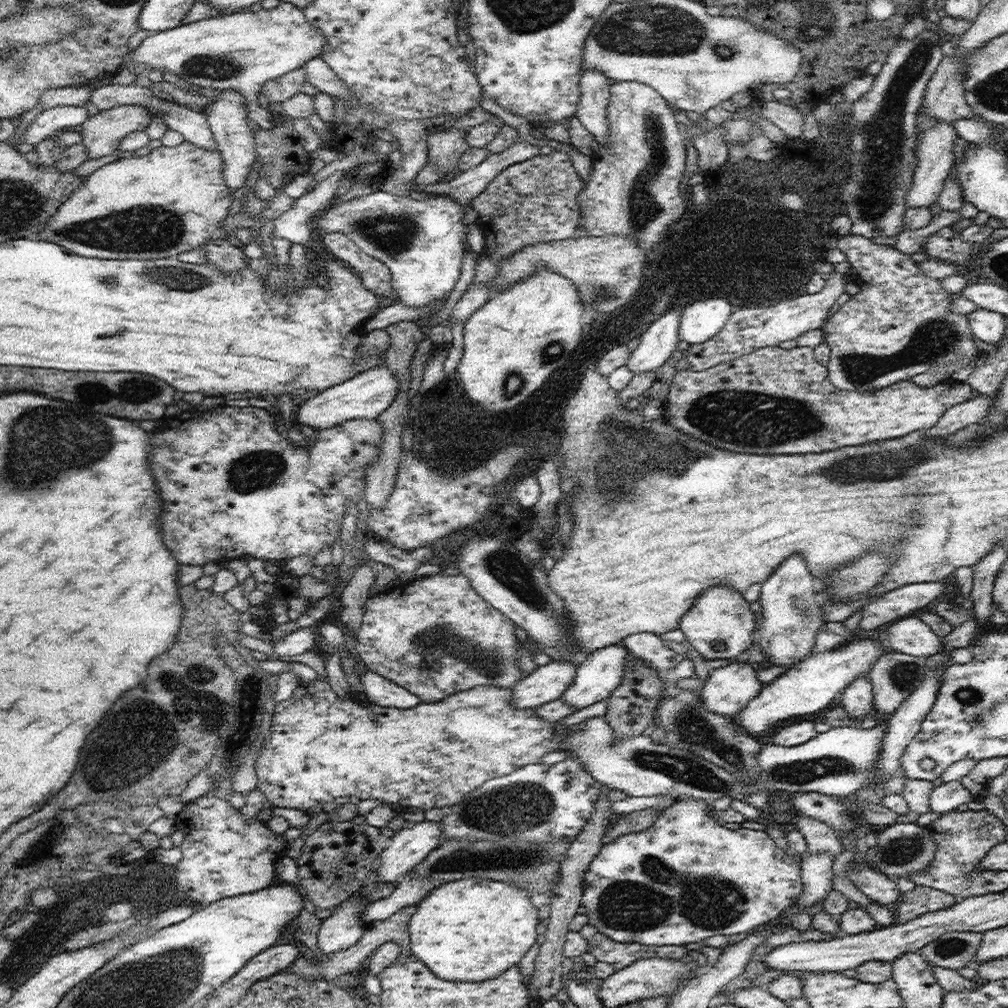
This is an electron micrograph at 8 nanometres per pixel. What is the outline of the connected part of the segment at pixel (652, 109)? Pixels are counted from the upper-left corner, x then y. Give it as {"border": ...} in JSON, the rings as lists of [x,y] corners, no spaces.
{"border":[[[617,81],[610,87],[607,118],[607,147],[599,148],[595,158],[600,162],[592,163],[590,176],[577,196],[583,227],[588,236],[625,234],[649,252],[662,240],[668,226],[680,220],[686,210],[680,194],[680,180],[686,168],[686,135],[680,134],[674,108],[652,86],[640,81]]]}

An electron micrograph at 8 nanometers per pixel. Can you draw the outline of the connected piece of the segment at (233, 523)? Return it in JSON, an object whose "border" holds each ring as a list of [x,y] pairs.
{"border":[[[220,404],[217,407],[204,409],[198,414],[194,414],[186,421],[173,422],[170,425],[165,424],[160,432],[151,435],[151,443],[154,440],[154,447],[150,452],[150,464],[152,464],[152,476],[158,480],[158,490],[160,496],[164,498],[164,514],[162,514],[162,538],[168,550],[172,552],[174,558],[180,565],[200,565],[203,566],[211,560],[219,558],[224,560],[234,560],[242,558],[259,558],[263,561],[271,560],[278,565],[285,564],[286,560],[296,558],[296,556],[315,557],[320,550],[336,542],[339,530],[341,529],[344,515],[346,514],[347,504],[352,501],[357,504],[359,498],[365,495],[366,484],[364,484],[364,473],[370,465],[378,463],[378,457],[382,453],[382,441],[384,429],[378,419],[352,419],[341,422],[332,428],[315,429],[315,435],[307,438],[306,446],[288,442],[282,429],[274,426],[276,421],[270,413],[264,408],[256,408],[252,405],[244,407],[228,406]]]}

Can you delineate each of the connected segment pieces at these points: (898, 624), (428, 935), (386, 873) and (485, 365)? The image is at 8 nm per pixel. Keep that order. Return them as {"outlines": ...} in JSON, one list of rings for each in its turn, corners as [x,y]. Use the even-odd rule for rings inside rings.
{"outlines":[[[[905,617],[887,625],[880,634],[894,651],[927,658],[941,650],[943,644],[920,617]]],[[[457,878],[438,885],[436,890],[431,890],[428,896],[417,904],[416,912],[409,920],[412,955],[418,958],[432,974],[448,982],[484,982],[504,974],[508,968],[519,965],[530,948],[537,944],[536,926],[541,919],[538,909],[528,894],[530,894],[528,890],[520,890],[516,886],[496,880]]],[[[421,821],[396,829],[392,843],[381,854],[381,865],[372,879],[386,883],[398,882],[420,864],[444,839],[439,822]]],[[[547,267],[537,268],[534,274],[501,292],[493,292],[487,303],[464,322],[464,354],[457,371],[468,398],[489,411],[514,408],[526,401],[529,395],[542,388],[552,372],[570,358],[582,340],[582,325],[587,321],[585,313],[573,282]]]]}

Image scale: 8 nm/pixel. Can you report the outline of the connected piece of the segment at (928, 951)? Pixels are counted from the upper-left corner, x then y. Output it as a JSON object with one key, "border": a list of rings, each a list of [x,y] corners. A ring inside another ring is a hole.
{"border":[[[954,931],[926,944],[920,953],[932,966],[958,971],[973,965],[981,943],[982,933]]]}

